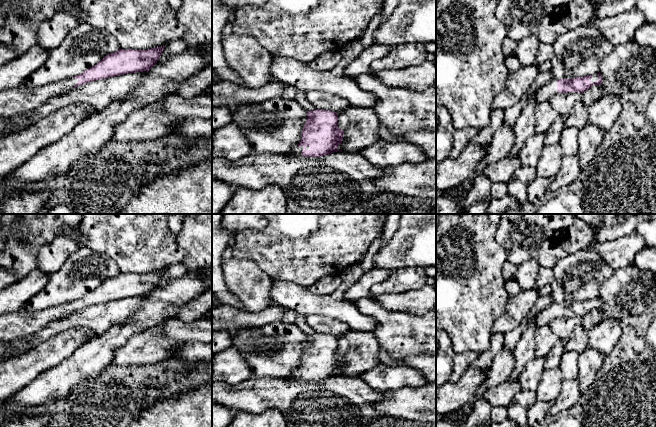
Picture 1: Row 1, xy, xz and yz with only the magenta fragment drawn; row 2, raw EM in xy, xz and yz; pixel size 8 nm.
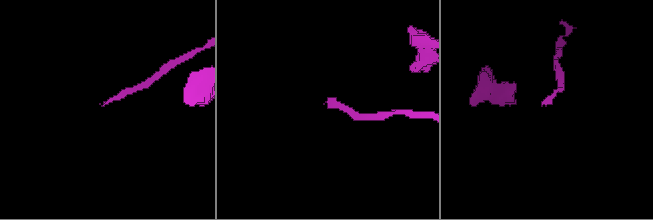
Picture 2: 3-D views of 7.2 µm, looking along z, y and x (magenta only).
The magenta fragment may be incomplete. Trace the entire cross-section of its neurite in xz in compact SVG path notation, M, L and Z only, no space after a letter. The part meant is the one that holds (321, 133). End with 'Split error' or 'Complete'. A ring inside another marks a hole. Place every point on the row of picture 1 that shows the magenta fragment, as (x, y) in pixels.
M316 109L315 111L307 111L307 120L306 120L306 123L305 123L303 131L302 131L301 142L298 144L298 146L296 148L292 149L286 155L290 155L290 156L305 156L305 157L322 157L322 156L329 155L329 154L332 154L332 153L337 152L337 151L342 152L342 150L338 150L337 147L342 143L343 135L344 135L344 131L341 130L338 127L338 115L337 115L336 112L327 111L327 110L321 110L321 109Z. Split error

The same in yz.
M601 73L585 77L576 77L573 79L553 79L546 85L539 88L537 102L549 101L549 99L558 93L579 92L583 93L593 85L601 85L603 79Z. Split error

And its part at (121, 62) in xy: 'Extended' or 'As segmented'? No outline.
Extended

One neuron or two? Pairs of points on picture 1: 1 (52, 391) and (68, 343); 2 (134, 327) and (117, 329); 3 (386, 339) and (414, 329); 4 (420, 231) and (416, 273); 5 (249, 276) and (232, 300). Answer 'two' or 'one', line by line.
1: two
2: one
3: one
4: two
5: two

